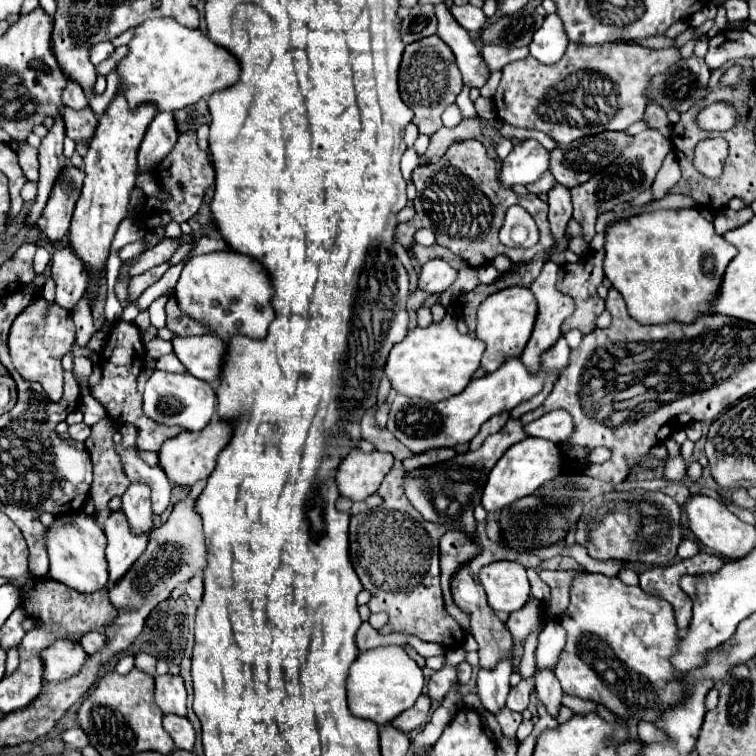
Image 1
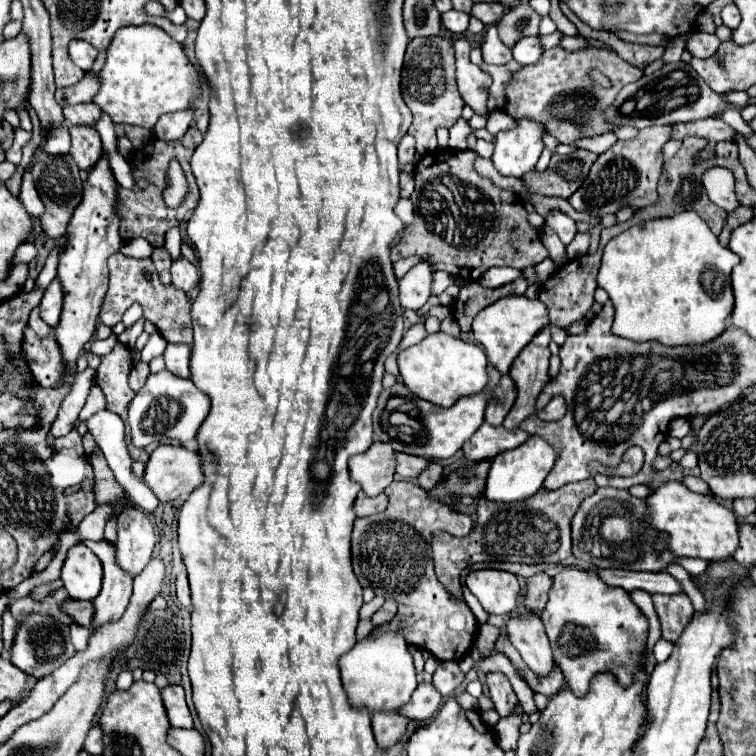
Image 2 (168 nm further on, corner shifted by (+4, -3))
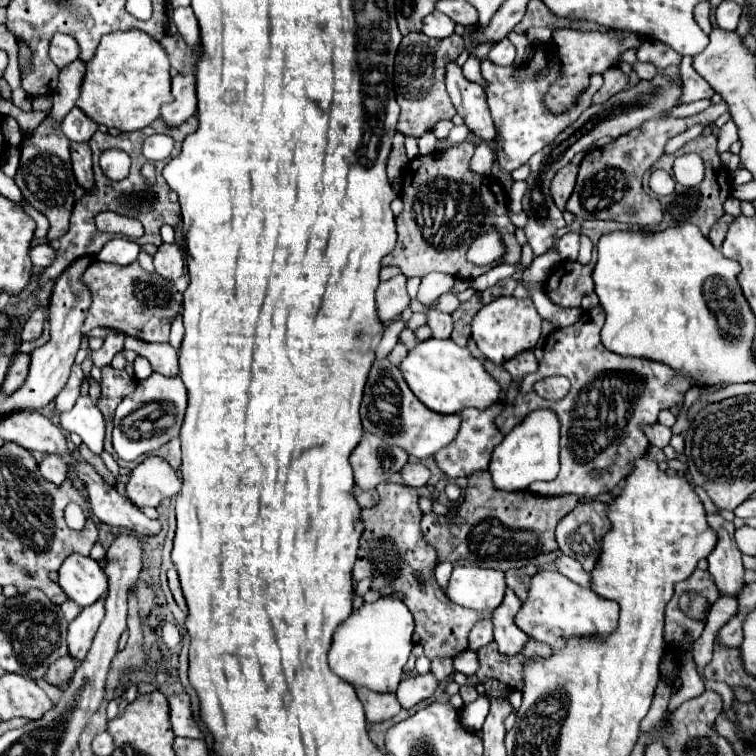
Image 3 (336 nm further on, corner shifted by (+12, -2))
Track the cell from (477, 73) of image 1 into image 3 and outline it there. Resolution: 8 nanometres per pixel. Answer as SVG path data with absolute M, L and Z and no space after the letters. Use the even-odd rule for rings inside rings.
M450 61L446 65L446 87L458 115L464 117L464 123L470 127L470 131L480 139L492 141L496 131L492 125L484 89L478 83L468 81L456 61Z

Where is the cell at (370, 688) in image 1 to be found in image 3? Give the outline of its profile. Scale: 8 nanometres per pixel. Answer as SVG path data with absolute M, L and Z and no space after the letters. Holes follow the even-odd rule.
M380 597L374 603L364 603L360 611L354 611L336 631L332 639L332 647L328 653L328 665L330 669L350 683L352 687L366 687L376 693L394 693L402 681L402 669L408 661L408 655L412 651L412 631L414 631L414 619L410 609L400 599Z

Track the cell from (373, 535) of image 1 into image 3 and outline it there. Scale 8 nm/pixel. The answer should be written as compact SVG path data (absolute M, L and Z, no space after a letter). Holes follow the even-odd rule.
M380 483L376 487L380 501L372 509L362 509L364 533L360 537L358 559L354 563L354 581L370 579L372 589L392 585L396 593L404 595L404 605L410 607L416 629L412 641L424 647L428 659L456 657L468 649L468 633L482 617L478 611L468 611L452 603L434 579L436 553L422 541L420 521L422 511L418 507L418 493L414 487L402 483Z

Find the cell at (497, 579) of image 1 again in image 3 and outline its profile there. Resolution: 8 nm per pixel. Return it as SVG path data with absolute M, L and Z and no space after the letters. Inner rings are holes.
M454 567L446 595L460 607L490 615L504 599L506 575L494 569Z

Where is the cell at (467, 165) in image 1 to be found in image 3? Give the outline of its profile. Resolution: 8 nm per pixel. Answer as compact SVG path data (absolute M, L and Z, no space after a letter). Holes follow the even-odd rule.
M462 141L458 147L420 155L402 169L400 197L404 201L404 211L396 217L398 243L392 253L382 259L382 265L396 265L406 277L424 277L432 271L440 271L456 279L472 281L494 267L494 263L474 265L466 259L470 243L490 229L500 233L506 249L496 263L520 263L522 251L514 237L516 227L508 219L508 205L500 203L490 185L486 185L486 177L470 171L474 149L474 143Z

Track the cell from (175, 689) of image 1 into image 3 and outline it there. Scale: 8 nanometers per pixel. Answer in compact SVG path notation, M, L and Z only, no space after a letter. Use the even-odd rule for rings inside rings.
M188 693L170 695L168 703L170 703L170 723L172 723L174 735L202 739L202 733L200 733L196 721L192 719L192 713L190 713L190 697L188 697Z

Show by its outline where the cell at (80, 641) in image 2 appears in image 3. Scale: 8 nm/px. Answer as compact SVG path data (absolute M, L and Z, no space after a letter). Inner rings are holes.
M68 653L68 655L60 657L56 663L52 663L52 667L50 667L50 675L46 675L46 681L48 681L50 685L58 685L58 687L62 687L64 683L70 681L74 669L76 669L74 659L72 659L72 655Z

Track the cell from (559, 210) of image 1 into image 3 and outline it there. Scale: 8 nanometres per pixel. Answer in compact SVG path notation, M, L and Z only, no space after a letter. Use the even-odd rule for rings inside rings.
M566 233L566 235L562 235L562 237L556 241L556 245L558 245L560 257L562 257L564 261L568 261L568 259L576 261L576 257L578 257L578 247L580 247L580 243L578 243L578 233Z

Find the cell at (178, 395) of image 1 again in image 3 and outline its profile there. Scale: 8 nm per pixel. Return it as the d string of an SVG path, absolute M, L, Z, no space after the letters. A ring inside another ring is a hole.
M152 373L148 379L138 381L132 395L126 395L126 399L122 399L114 415L112 443L118 457L124 461L132 461L136 457L156 451L170 439L178 437L186 407L188 407L188 389L184 387L180 377L164 377L160 373ZM136 411L140 415L140 421L134 423L128 421L128 417L132 417L132 413Z

